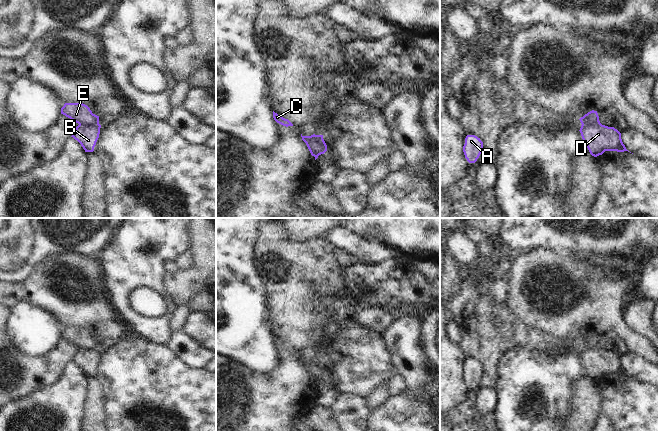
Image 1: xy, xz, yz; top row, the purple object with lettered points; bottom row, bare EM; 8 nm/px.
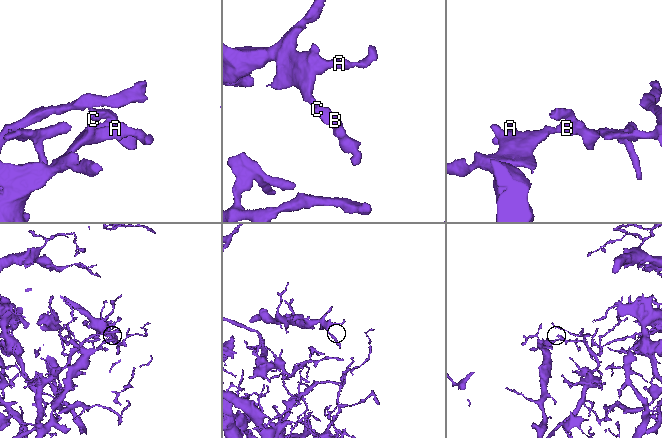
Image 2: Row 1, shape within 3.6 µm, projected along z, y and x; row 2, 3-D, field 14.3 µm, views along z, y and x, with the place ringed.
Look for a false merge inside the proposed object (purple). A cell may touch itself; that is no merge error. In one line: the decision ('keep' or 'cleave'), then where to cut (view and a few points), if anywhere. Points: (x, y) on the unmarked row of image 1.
cleave | xy (98, 347), (79, 349)

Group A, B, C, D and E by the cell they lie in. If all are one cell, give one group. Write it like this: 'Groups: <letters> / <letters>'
Groups: A B D / C E

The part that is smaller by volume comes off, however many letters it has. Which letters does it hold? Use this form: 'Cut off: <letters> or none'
Cut off: C, E

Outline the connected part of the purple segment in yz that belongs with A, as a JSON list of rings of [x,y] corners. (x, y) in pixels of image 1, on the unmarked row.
[[[467,359],[463,376],[469,387],[475,387],[483,373],[483,366],[475,359]]]

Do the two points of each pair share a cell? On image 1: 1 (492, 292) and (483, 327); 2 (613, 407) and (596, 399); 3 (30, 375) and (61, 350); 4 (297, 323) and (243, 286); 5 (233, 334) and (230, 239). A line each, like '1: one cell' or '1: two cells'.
1: two cells
2: two cells
3: one cell
4: two cells
5: one cell

